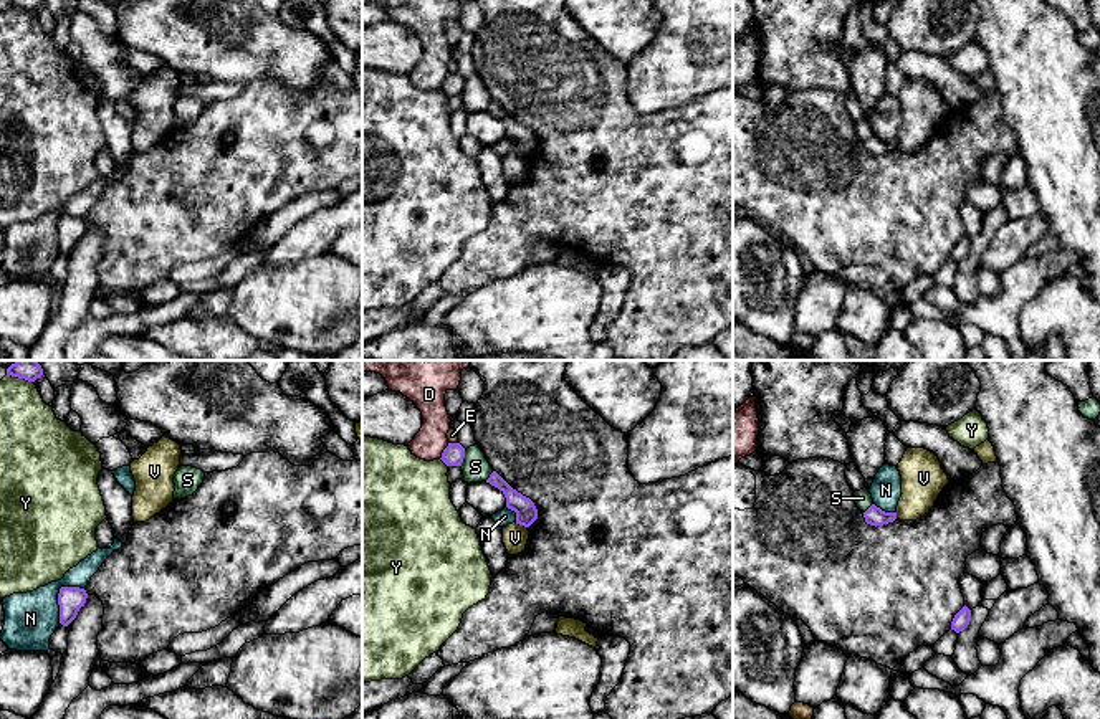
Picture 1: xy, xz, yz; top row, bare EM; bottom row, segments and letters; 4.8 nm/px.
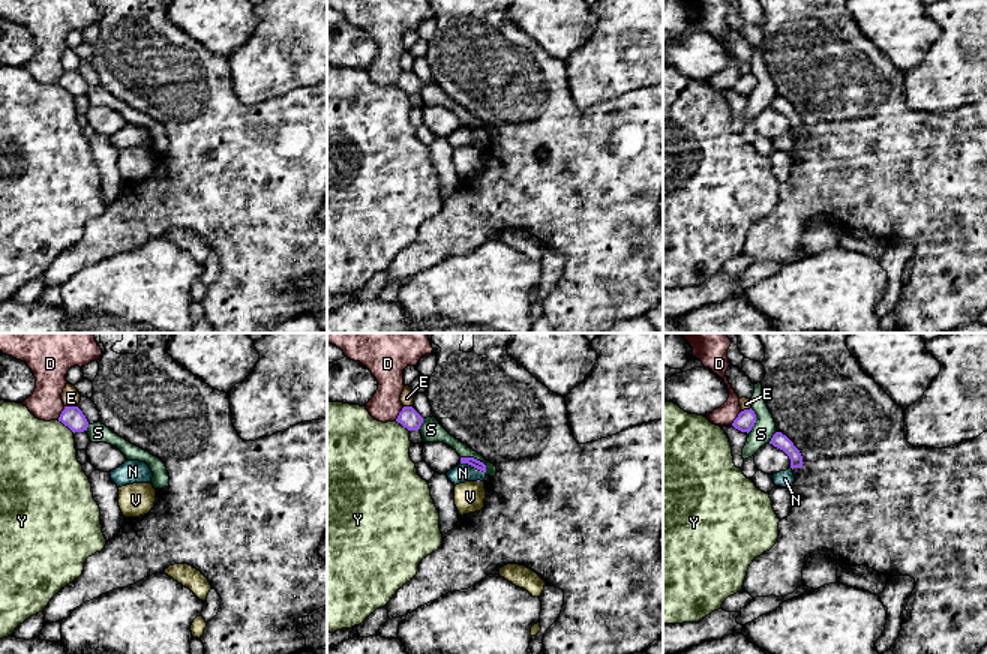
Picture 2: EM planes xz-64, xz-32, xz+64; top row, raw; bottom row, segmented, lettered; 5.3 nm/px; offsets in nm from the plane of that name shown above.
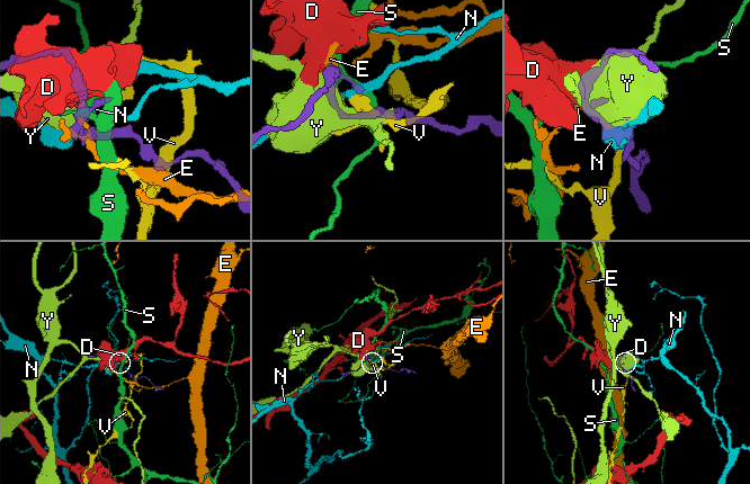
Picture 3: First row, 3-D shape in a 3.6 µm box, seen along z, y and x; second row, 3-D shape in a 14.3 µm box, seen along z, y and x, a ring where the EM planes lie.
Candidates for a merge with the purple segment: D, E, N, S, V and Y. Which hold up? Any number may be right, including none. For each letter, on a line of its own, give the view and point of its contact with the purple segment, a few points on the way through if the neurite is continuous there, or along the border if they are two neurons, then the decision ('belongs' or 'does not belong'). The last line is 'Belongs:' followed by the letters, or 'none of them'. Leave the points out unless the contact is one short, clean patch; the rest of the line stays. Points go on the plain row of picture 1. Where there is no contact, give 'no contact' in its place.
D: contact xz (444, 81); border xz (449, 73), (439, 88); does not belong
E: contact xz (454, 73); border xz (449, 71), (457, 73); does not belong
N: contact xy (58, 225); does not belong
S: contact xz (463, 86); does not belong
V: contact xz (521, 154); border xz (515, 152), (526, 157); does not belong
Y: contact xz (444, 91); does not belong
Belongs: none of them

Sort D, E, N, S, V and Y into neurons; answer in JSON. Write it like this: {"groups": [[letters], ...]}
{"groups": [["D"], ["E"], ["N"], ["S"], ["V"], ["Y"]]}

